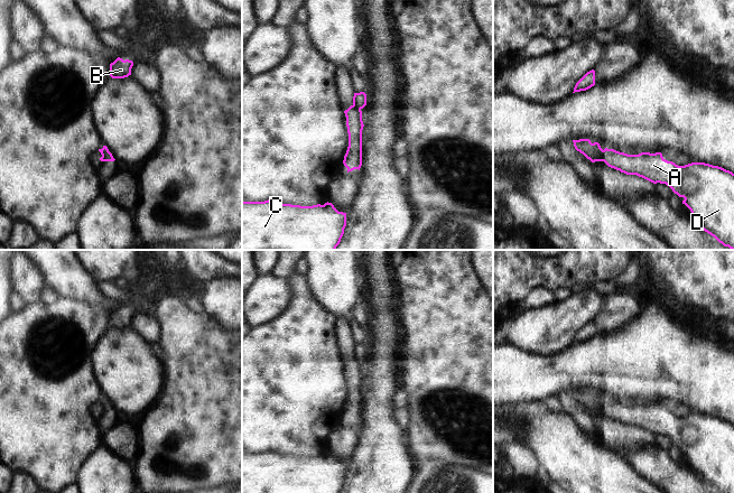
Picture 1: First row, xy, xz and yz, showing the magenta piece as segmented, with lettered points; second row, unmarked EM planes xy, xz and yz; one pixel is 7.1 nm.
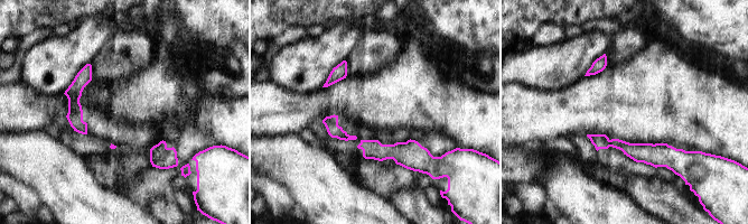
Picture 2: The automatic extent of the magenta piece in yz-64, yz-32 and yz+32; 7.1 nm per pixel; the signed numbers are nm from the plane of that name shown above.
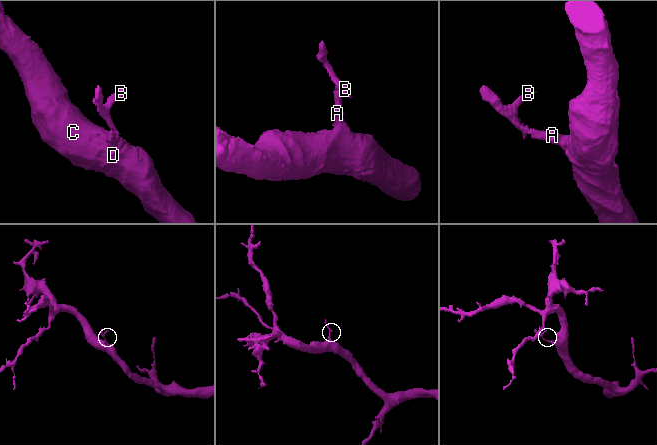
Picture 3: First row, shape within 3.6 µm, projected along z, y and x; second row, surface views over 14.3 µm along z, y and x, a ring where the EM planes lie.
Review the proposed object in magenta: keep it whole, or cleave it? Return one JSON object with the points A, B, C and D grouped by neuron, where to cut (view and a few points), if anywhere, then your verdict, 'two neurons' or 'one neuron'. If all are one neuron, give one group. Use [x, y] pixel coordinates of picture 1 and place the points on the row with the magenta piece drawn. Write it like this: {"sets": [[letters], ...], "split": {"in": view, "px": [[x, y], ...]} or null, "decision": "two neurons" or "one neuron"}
{"sets": [["A", "C", "D"], ["B"]], "split": {"in": "yz", "px": [[603, 150], [600, 160]]}, "decision": "two neurons"}

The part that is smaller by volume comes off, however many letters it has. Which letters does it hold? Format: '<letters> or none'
B

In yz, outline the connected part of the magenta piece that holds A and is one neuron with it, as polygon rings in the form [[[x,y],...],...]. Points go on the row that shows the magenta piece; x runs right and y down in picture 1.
[[[607,148],[603,150],[601,161],[626,175],[637,175],[653,184],[666,184],[675,194],[685,198],[682,204],[690,210],[691,216],[705,232],[724,246],[734,250],[734,174],[732,171],[705,162],[678,166],[666,160],[661,152],[628,155]]]

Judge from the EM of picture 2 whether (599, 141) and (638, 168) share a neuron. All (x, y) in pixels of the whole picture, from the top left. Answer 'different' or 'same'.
same

